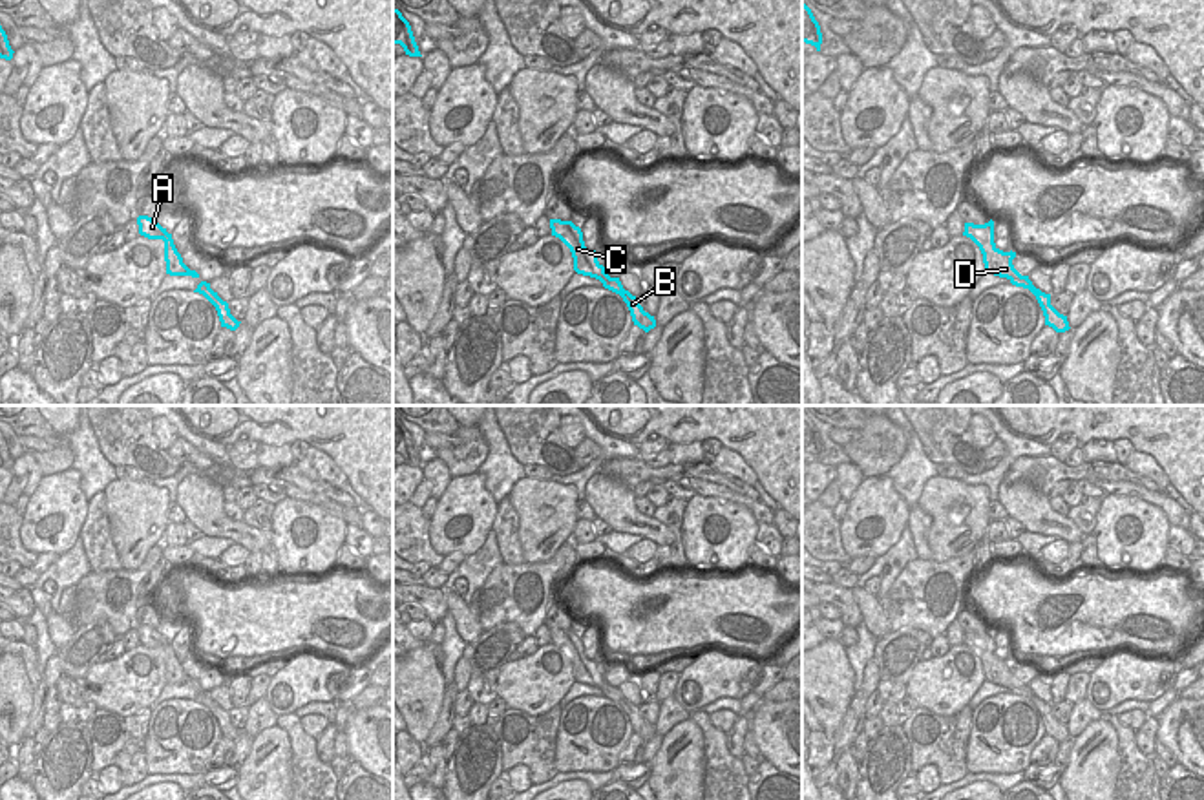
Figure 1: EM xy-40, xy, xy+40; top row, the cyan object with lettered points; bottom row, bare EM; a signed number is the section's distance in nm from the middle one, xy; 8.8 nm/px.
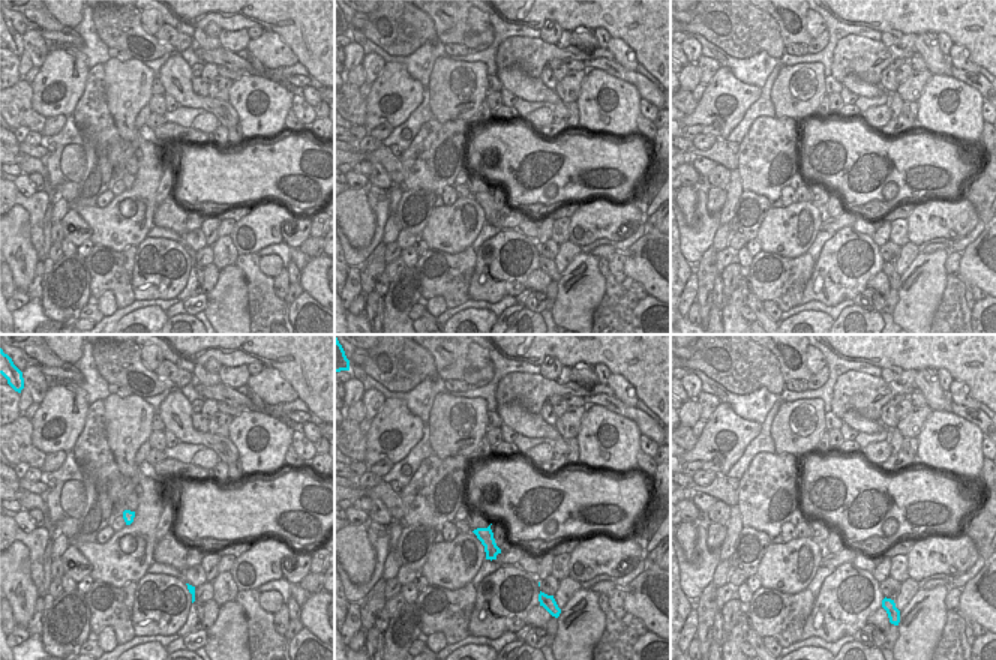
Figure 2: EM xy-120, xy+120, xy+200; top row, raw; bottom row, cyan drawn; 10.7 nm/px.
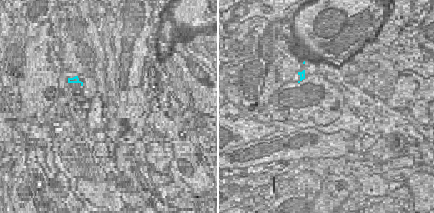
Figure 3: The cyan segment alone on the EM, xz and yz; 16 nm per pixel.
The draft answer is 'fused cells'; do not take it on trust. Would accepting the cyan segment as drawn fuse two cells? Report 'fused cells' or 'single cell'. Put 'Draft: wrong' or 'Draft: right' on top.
Draft: wrong
single cell

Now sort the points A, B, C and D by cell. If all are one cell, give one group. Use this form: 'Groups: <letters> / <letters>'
Groups: A B C D.

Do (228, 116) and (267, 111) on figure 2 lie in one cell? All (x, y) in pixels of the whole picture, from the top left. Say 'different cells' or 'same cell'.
different cells

